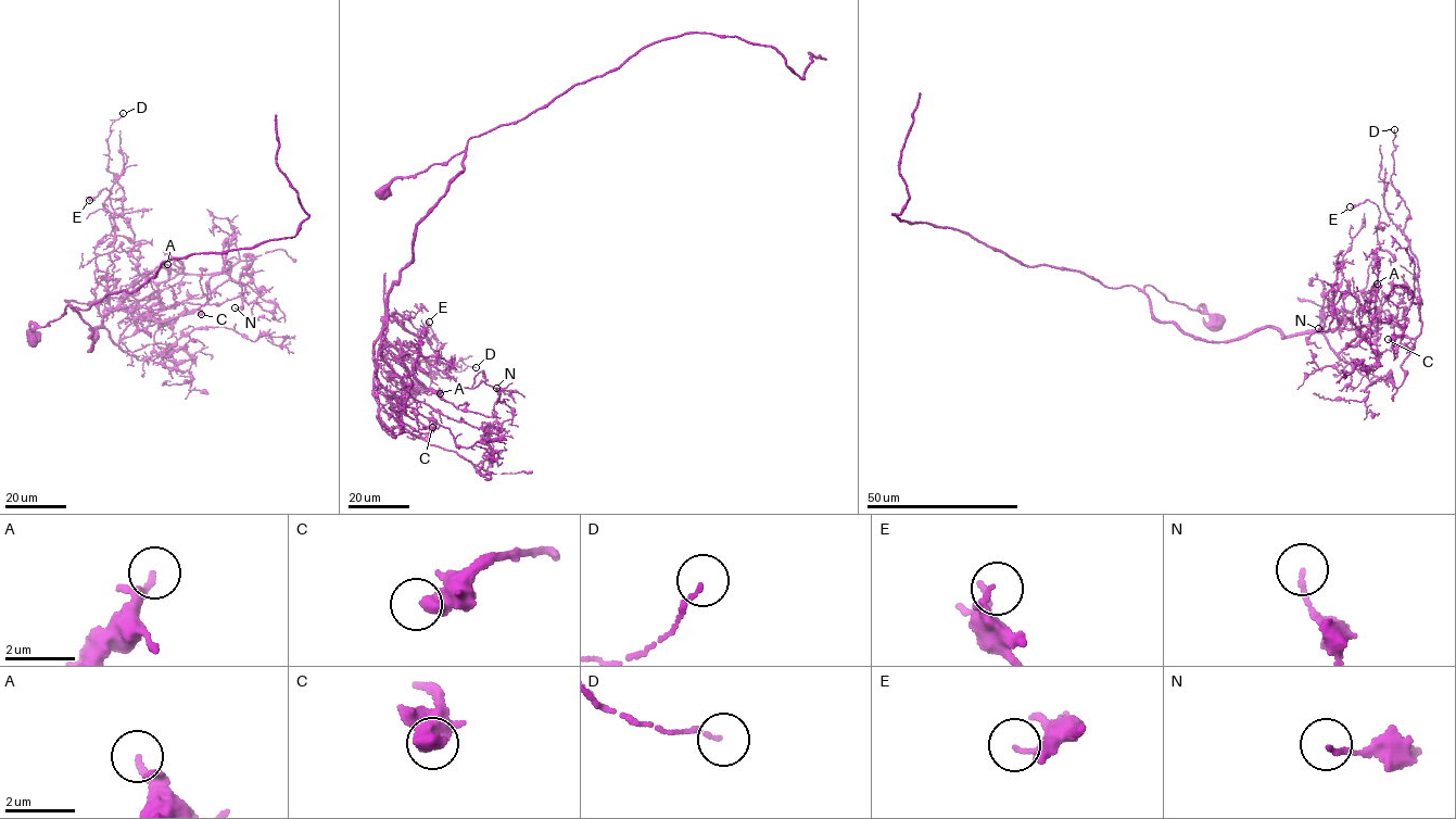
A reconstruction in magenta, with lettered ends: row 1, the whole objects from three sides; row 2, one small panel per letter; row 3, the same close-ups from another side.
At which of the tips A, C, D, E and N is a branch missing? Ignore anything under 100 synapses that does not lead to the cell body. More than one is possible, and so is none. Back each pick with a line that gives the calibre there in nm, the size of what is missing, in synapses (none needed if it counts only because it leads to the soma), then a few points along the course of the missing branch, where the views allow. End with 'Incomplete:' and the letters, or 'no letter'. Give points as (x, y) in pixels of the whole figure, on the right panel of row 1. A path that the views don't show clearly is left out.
Incomplete: no letter

